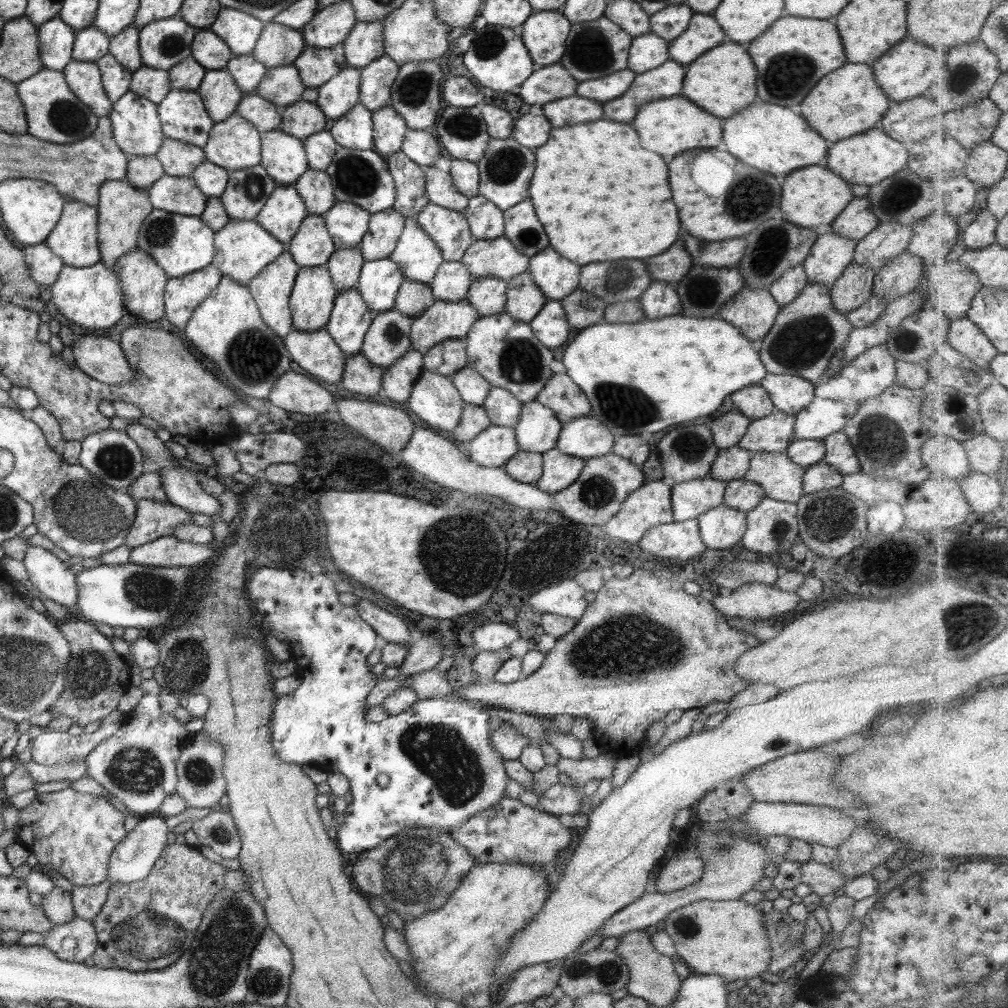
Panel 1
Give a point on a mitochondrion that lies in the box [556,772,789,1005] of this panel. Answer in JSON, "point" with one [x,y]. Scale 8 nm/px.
{"point":[608,972]}

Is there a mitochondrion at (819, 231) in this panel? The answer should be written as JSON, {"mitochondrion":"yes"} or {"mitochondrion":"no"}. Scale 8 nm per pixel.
{"mitochondrion":"no"}

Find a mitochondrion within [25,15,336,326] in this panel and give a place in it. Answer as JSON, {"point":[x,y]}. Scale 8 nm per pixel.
{"point":[69,119]}

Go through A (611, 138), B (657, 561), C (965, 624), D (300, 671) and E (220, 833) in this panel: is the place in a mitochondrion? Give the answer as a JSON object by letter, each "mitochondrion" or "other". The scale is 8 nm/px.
{"A":"other","B":"other","C":"mitochondrion","D":"other","E":"mitochondrion"}

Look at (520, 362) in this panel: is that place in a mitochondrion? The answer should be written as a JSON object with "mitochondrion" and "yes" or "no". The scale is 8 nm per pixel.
{"mitochondrion":"yes"}

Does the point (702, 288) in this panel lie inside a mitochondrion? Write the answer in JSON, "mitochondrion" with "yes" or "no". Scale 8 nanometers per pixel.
{"mitochondrion":"yes"}

